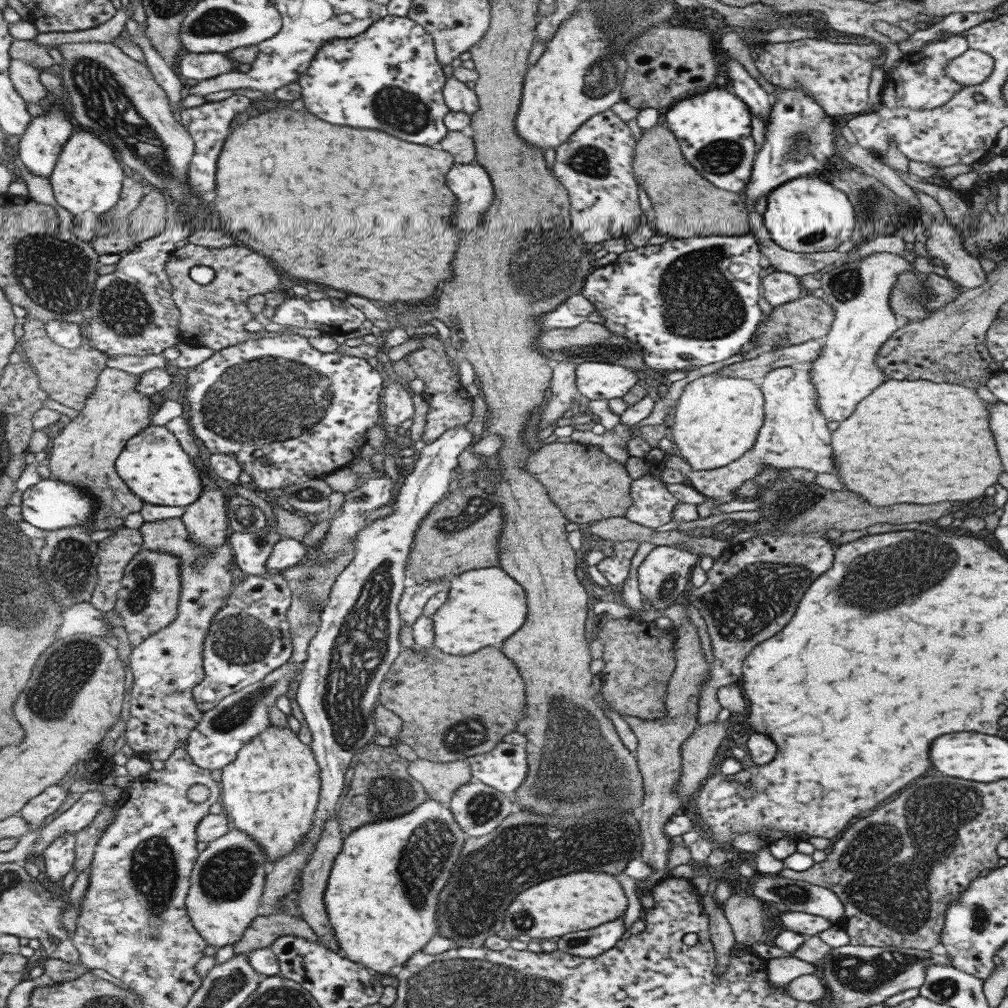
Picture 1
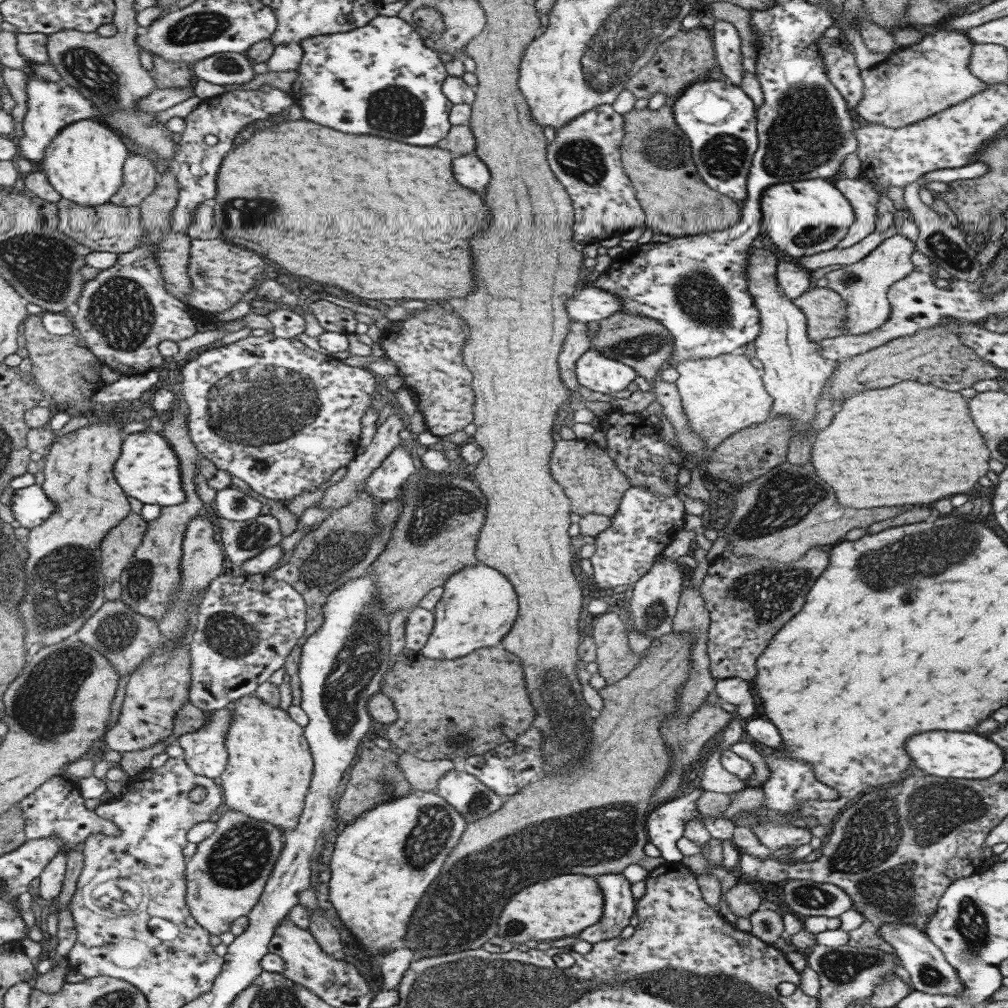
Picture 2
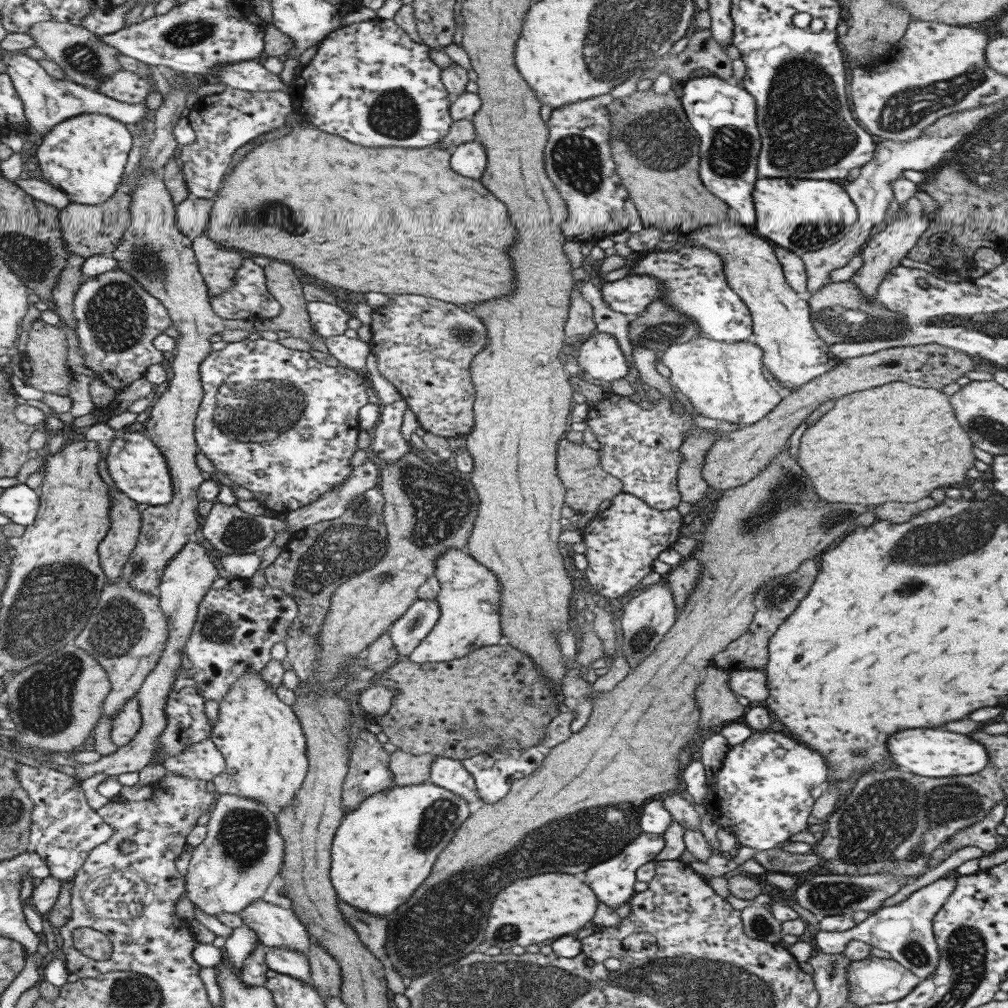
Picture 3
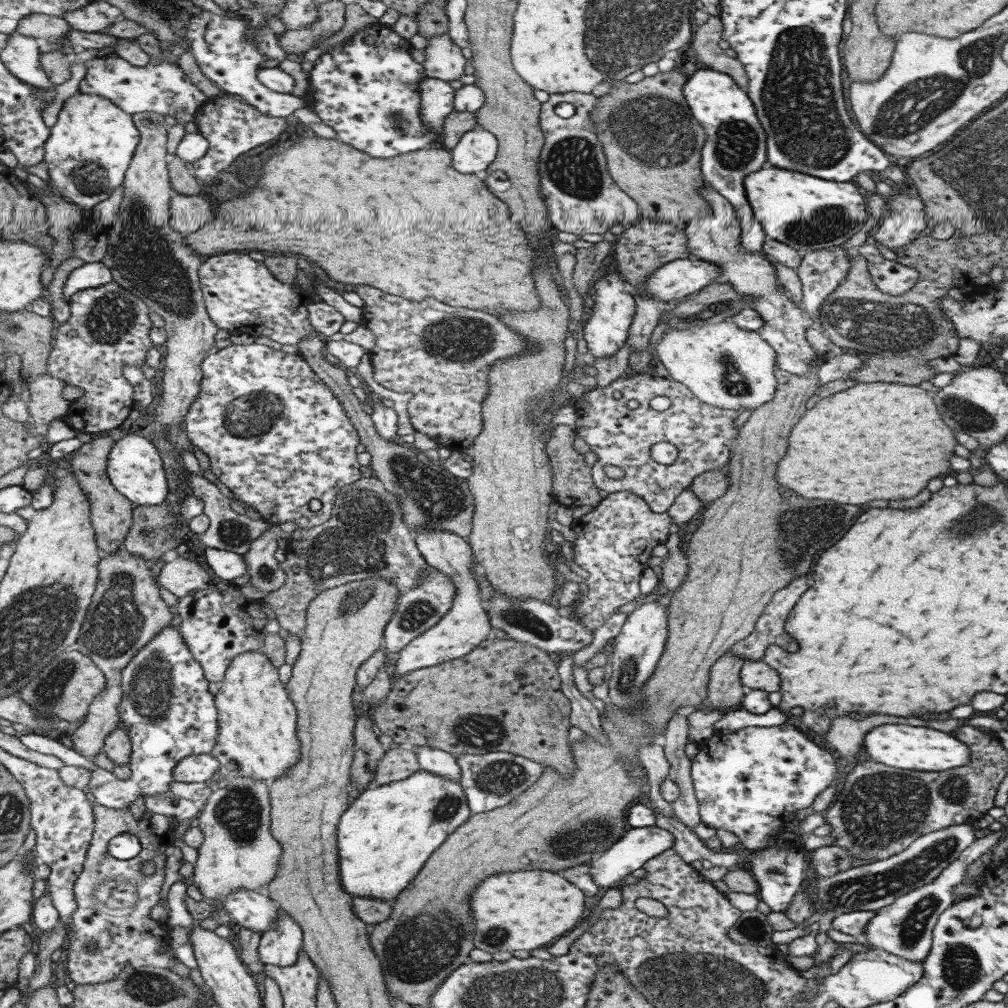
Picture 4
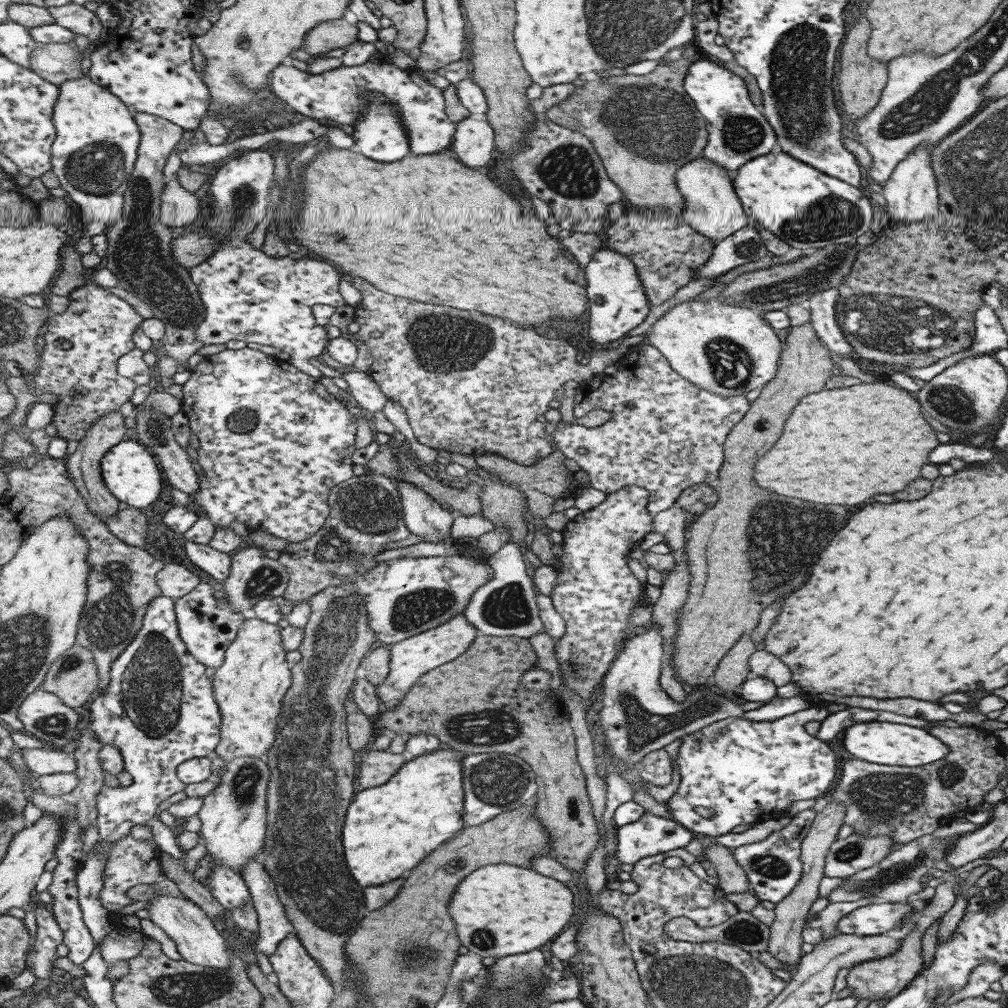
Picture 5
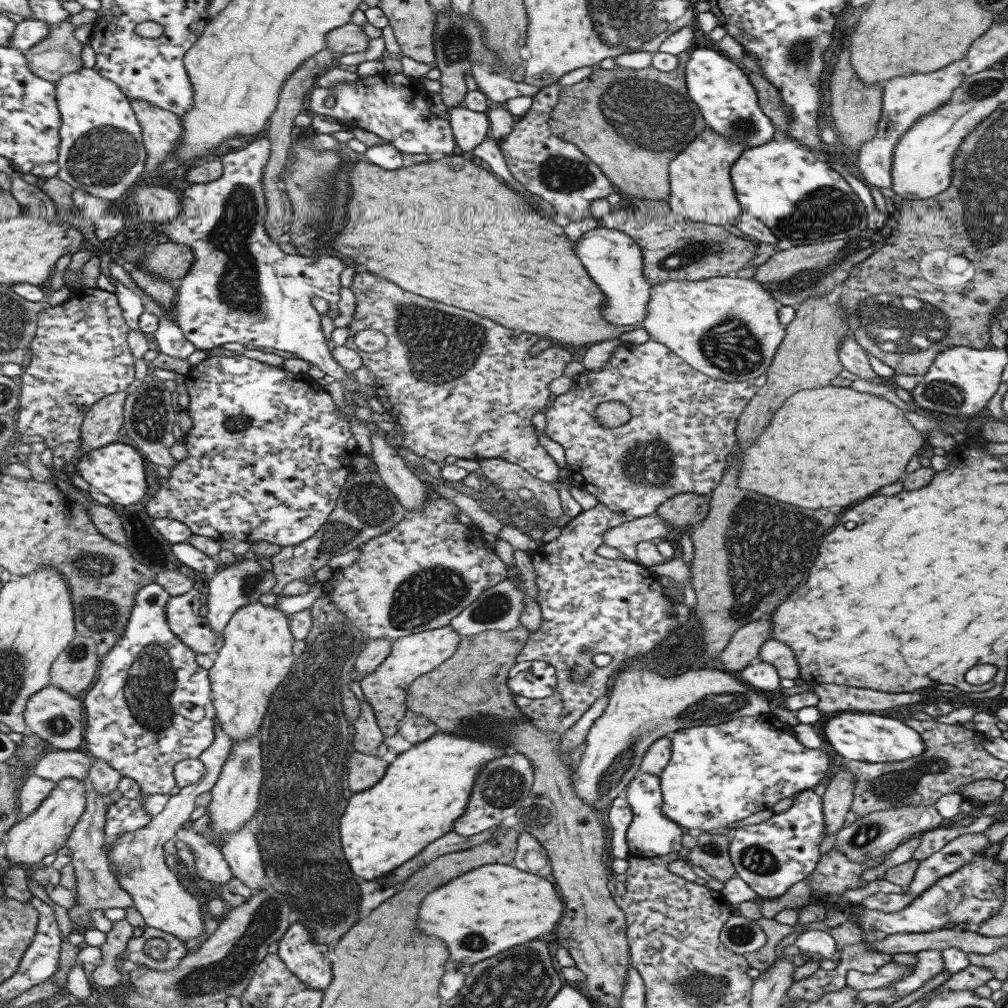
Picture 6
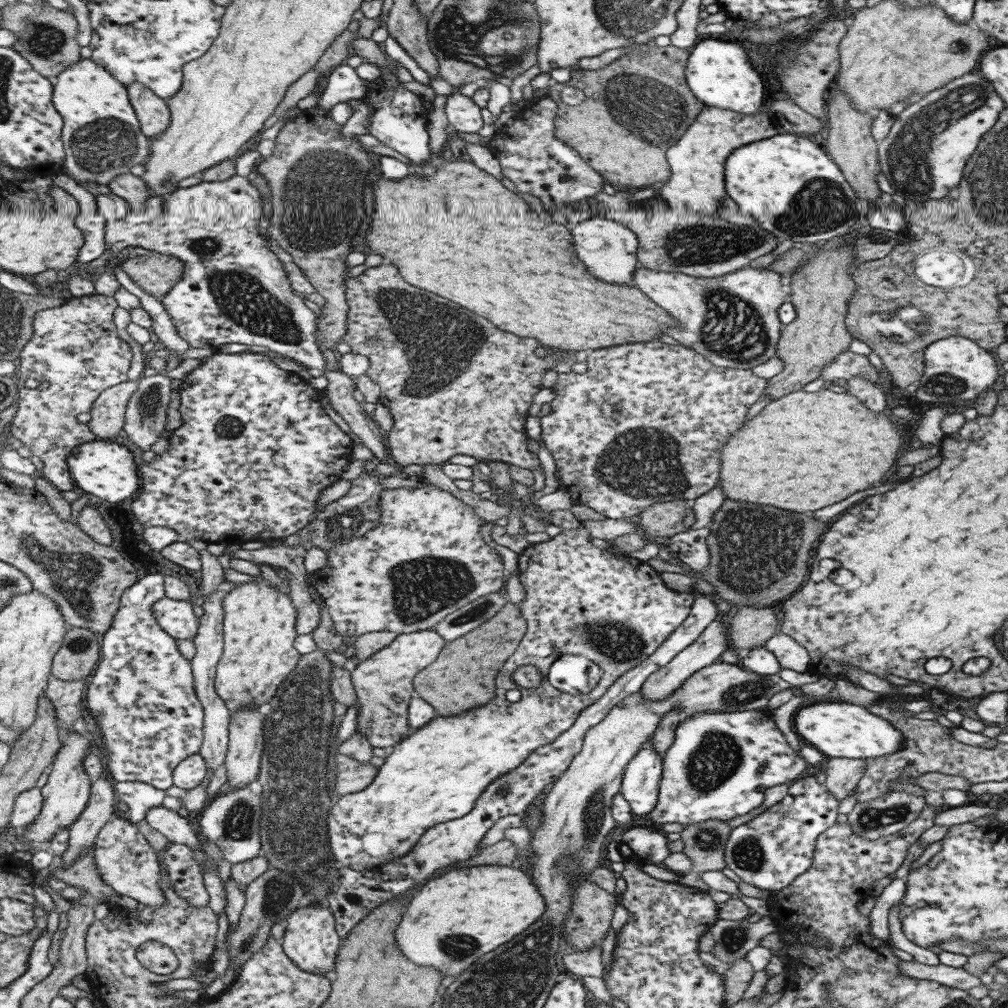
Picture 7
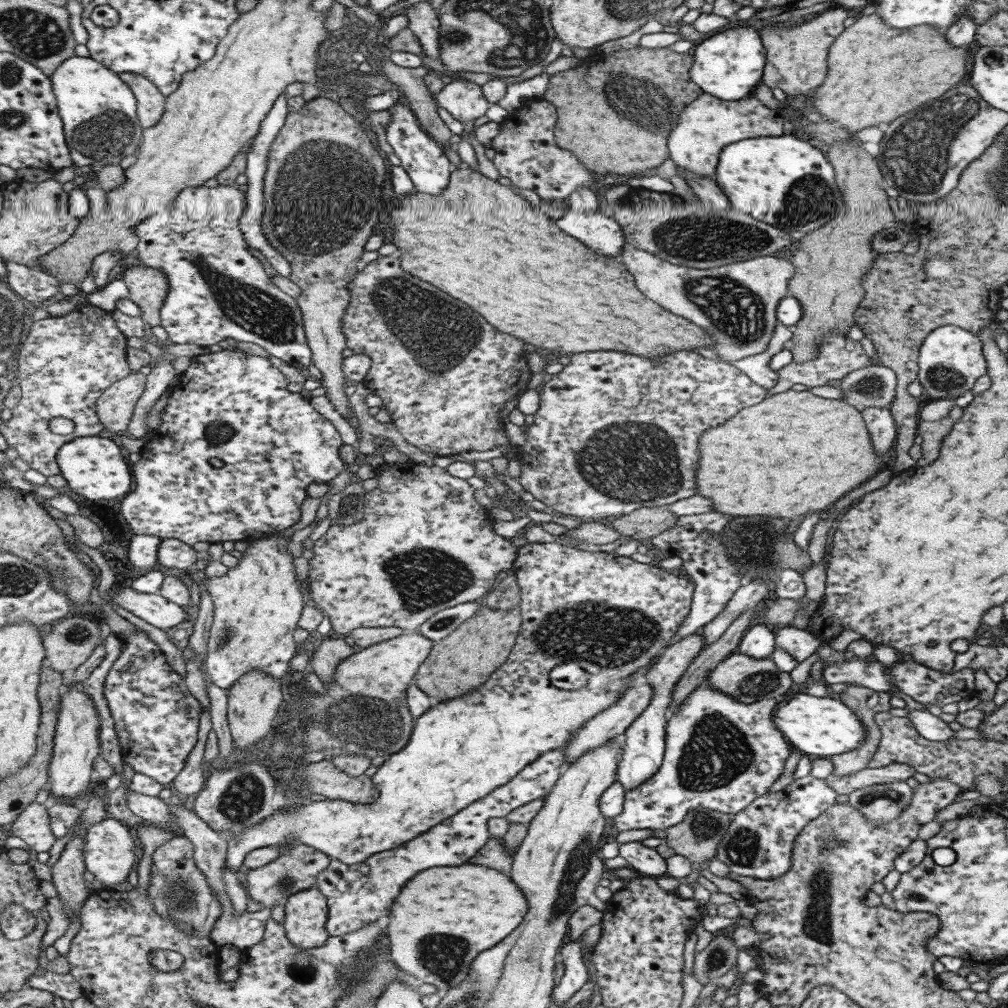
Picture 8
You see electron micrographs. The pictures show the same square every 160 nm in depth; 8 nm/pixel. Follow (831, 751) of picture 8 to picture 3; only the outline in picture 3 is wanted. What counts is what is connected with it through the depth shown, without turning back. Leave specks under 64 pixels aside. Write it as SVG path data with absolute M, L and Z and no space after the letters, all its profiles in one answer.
M901 730L887 738L887 752L893 764L907 768L913 774L927 778L943 778L944 776L965 776L975 774L987 764L987 755L983 746L969 736L945 732L945 730Z

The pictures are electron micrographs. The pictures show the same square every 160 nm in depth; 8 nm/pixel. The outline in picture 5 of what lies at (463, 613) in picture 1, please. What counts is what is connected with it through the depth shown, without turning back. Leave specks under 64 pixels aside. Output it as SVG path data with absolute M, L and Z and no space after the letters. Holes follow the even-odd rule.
M393 481L401 493L403 518L412 535L420 537L425 543L437 543L437 541L451 538L449 528L454 516L446 508L443 508L436 500L432 499L432 496L429 496L409 481ZM460 613L435 628L430 628L418 635L399 640L398 643L388 646L390 649L389 674L385 676L385 680L379 686L374 687L376 697L381 702L384 713L389 713L398 706L410 688L426 675L425 672L429 672L429 670L433 670L433 668L437 668L437 666L441 666L463 654L477 634L479 634L477 630Z

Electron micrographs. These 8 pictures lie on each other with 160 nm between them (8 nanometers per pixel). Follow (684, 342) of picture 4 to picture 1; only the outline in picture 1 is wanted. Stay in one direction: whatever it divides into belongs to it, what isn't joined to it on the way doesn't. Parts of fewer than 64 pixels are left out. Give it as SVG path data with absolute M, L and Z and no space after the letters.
M715 371L685 384L672 411L671 436L675 454L679 454L683 461L691 467L691 470L708 471L735 462L754 445L759 427L764 419L764 400L758 381L728 377Z

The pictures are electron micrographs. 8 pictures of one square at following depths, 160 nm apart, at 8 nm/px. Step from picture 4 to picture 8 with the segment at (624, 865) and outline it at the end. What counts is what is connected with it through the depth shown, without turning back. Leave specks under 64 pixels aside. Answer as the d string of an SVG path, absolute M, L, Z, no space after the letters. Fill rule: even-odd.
M698 628L690 635L664 647L662 653L650 666L651 670L645 674L645 681L652 688L651 700L643 712L636 716L636 720L622 732L625 734L625 742L620 748L621 752L616 762L615 780L622 784L625 791L647 780L660 767L664 751L664 728L666 718L671 711L672 690L674 690L675 683L679 681L681 675L687 671L691 661L702 651L702 648L704 648L702 628ZM631 841L618 845L618 855L624 858L636 874L659 877L666 874L665 859L657 855L654 848Z

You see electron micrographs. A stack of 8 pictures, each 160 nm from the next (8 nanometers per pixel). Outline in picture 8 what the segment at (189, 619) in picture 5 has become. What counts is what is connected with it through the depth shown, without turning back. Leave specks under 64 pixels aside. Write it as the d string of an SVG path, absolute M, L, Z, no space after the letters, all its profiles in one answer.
M129 587L115 590L110 597L115 605L163 631L187 620L186 608L170 602L160 593L144 593Z

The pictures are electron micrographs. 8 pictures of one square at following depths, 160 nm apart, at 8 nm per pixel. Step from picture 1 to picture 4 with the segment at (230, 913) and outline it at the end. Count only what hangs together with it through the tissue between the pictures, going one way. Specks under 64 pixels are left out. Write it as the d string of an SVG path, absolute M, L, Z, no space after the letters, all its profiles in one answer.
M261 779L229 782L222 789L215 789L203 805L198 816L199 827L204 832L204 843L197 849L198 859L193 871L193 884L199 888L204 900L218 906L224 898L236 890L259 890L269 886L277 876L283 854L283 847L271 834L270 784Z

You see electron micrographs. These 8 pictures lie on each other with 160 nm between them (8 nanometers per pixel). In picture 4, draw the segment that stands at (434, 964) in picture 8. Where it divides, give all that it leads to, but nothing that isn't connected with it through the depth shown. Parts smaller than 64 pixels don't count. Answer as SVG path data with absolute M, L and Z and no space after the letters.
M499 872L487 876L471 894L469 910L475 918L473 948L483 952L513 952L539 948L571 928L578 926L587 914L587 898L579 888L567 884L553 872Z

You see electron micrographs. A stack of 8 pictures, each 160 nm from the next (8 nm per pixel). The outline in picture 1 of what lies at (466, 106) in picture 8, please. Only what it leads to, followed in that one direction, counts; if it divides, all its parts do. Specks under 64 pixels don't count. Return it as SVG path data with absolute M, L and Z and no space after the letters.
M453 162L446 174L447 188L455 194L455 202L459 204L455 212L457 230L467 232L477 228L484 212L493 204L494 193L488 174L475 162Z

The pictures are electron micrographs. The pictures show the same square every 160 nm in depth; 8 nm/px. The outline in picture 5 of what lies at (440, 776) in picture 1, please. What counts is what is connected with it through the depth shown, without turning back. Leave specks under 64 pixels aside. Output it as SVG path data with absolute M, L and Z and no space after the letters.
M371 748L370 751L362 752L359 776L356 776L358 792L386 783L407 760L408 755L405 753L394 754L389 750Z

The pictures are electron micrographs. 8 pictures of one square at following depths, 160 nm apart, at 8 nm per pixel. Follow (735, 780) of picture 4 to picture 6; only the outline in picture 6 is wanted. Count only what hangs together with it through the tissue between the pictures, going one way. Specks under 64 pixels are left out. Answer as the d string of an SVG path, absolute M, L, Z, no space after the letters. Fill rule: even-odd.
M823 684L818 690L817 709L820 714L834 714L841 711L872 712L887 710L900 704L911 704L926 699L922 692L884 693L879 691L847 688ZM771 712L740 716L715 726L679 729L670 737L670 759L660 770L661 811L669 821L684 830L698 828L702 832L721 828L747 818L753 813L770 810L782 798L793 798L803 789L812 789L825 780L829 758L821 749L805 748L793 736L787 723L778 721Z

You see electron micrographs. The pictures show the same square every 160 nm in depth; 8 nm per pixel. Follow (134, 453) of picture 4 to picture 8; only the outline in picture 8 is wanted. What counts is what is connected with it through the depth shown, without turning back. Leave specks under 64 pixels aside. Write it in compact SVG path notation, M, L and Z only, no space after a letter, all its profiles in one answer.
M84 436L65 443L58 452L58 463L61 475L83 501L124 498L132 491L133 472L121 448L109 437Z

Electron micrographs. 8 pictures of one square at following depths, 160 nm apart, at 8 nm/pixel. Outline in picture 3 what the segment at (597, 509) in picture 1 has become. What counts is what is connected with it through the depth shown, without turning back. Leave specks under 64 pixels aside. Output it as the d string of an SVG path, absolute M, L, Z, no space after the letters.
M559 439L556 448L556 473L565 488L564 504L579 513L596 512L597 506L605 500L611 500L621 490L620 480L603 472L597 451L585 443L573 443Z

